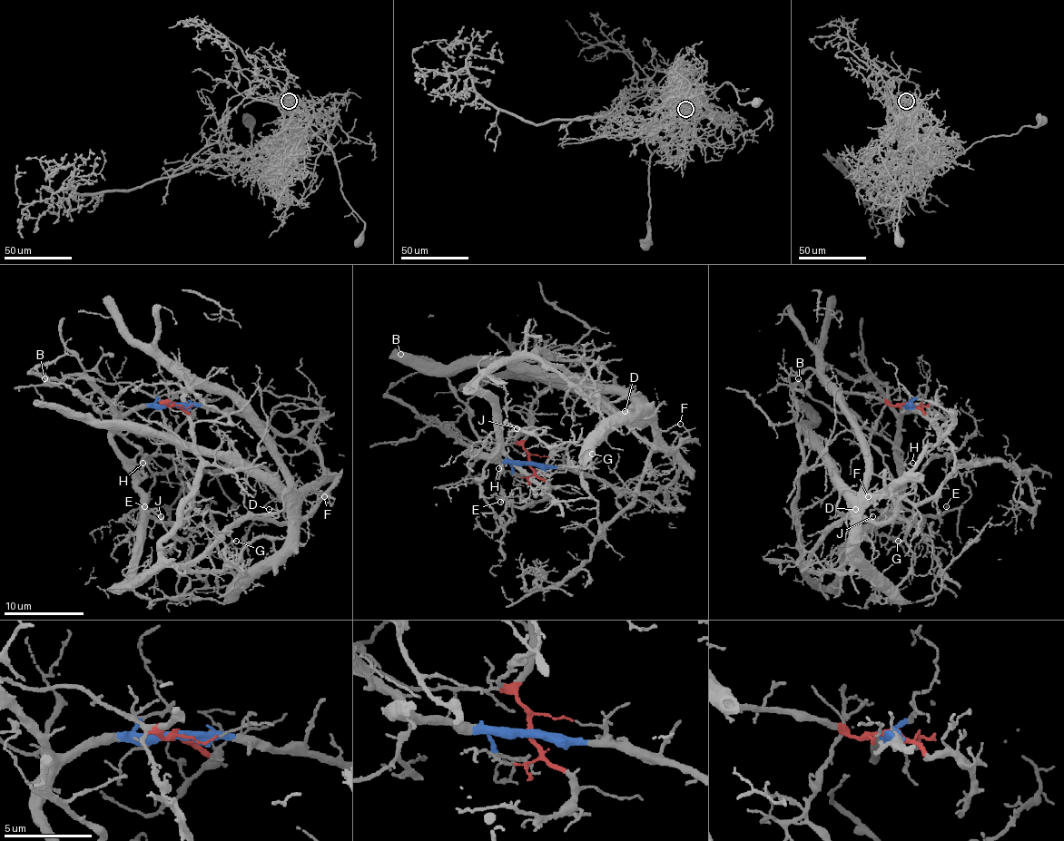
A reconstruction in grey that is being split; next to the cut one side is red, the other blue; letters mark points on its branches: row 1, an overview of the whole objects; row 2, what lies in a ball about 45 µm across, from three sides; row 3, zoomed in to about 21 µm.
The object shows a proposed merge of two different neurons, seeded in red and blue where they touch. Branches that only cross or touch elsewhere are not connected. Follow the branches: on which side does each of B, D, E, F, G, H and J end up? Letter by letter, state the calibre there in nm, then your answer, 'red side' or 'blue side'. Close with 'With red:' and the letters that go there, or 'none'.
B: 260 nm | blue side
D: 110 nm | red side
E: 90 nm | blue side
F: 120 nm | red side
G: 150 nm | red side
H: 110 nm | blue side
J: 130 nm | blue side
With red: D, F, G

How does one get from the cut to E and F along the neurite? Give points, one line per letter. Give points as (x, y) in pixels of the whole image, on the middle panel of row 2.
E: (530, 463), (497, 463), (467, 456), (489, 454), (497, 449), (484, 469), (482, 494), (496, 494), (500, 501)
F: (530, 463), (524, 443), (532, 403), (550, 386), (580, 386), (624, 421), (650, 421), (662, 431), (680, 423)

